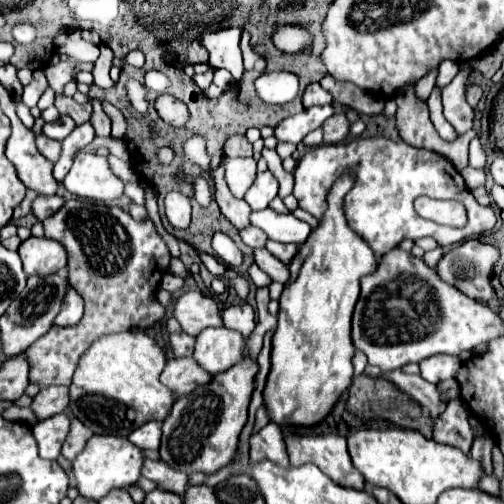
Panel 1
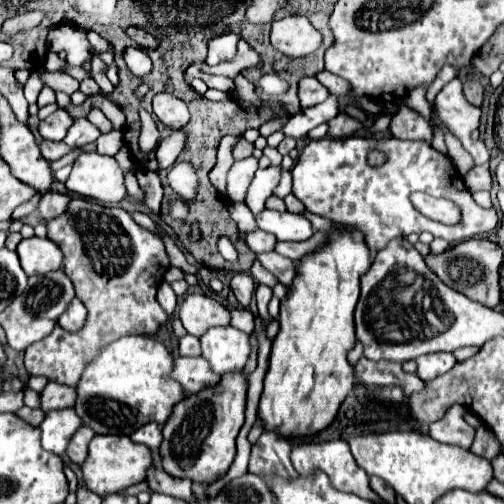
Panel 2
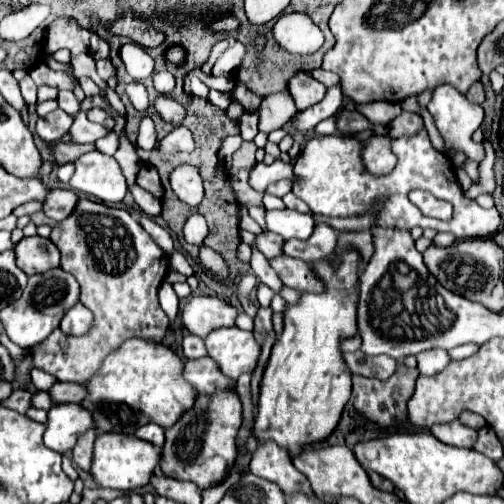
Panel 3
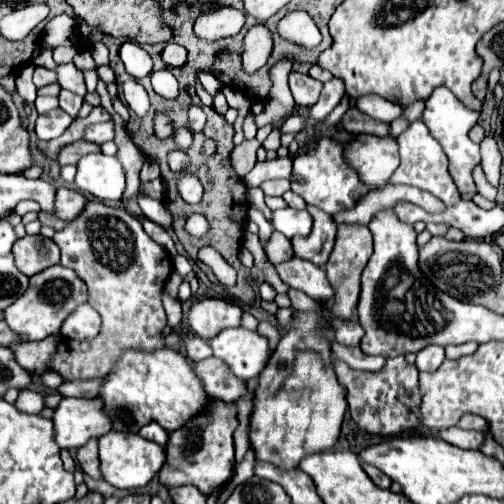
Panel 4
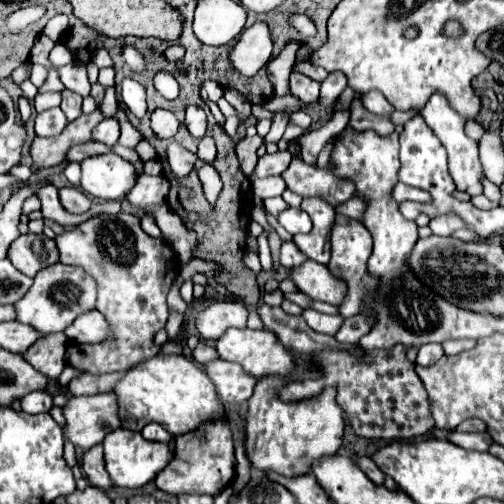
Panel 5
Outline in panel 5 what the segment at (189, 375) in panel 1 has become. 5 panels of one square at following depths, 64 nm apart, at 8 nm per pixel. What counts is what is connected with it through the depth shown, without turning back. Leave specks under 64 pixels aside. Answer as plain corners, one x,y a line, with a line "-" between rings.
218,358
218,360
204,364
204,372
212,380
212,384
224,404
236,406
236,404
246,402
252,396
256,378
244,374
238,364

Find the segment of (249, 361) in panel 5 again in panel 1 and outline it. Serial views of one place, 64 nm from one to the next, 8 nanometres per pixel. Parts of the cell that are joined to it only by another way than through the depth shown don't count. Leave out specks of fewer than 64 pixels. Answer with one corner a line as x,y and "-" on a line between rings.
206,328
196,336
194,360
210,374
234,366
244,356
244,336
228,328

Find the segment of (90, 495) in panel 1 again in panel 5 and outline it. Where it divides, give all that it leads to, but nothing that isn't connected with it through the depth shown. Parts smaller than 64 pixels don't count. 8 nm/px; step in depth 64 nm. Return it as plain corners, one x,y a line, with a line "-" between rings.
112,430
104,442
104,462
106,462
106,472
110,474
110,480
114,486
120,488
140,488
144,484
148,484
152,478
156,478
156,474
170,462
172,458
172,448
170,444
162,444
162,442
150,442
144,440
142,434
138,432
130,432
130,430

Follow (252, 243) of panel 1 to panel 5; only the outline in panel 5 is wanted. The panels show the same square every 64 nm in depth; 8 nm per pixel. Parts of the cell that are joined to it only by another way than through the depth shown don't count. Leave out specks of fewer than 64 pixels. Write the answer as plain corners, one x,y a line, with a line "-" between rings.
282,240
282,244
280,244
280,264
282,264
284,268
298,266
298,264
302,264
304,260
306,260
304,254
296,248
294,242
286,242
286,240

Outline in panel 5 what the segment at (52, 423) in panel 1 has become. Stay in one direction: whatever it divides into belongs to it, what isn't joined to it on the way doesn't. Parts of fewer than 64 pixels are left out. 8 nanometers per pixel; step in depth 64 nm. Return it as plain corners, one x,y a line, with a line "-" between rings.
114,394
96,396
70,396
62,406
64,440
70,440
76,448
92,448
100,444
104,436
120,426
118,406

